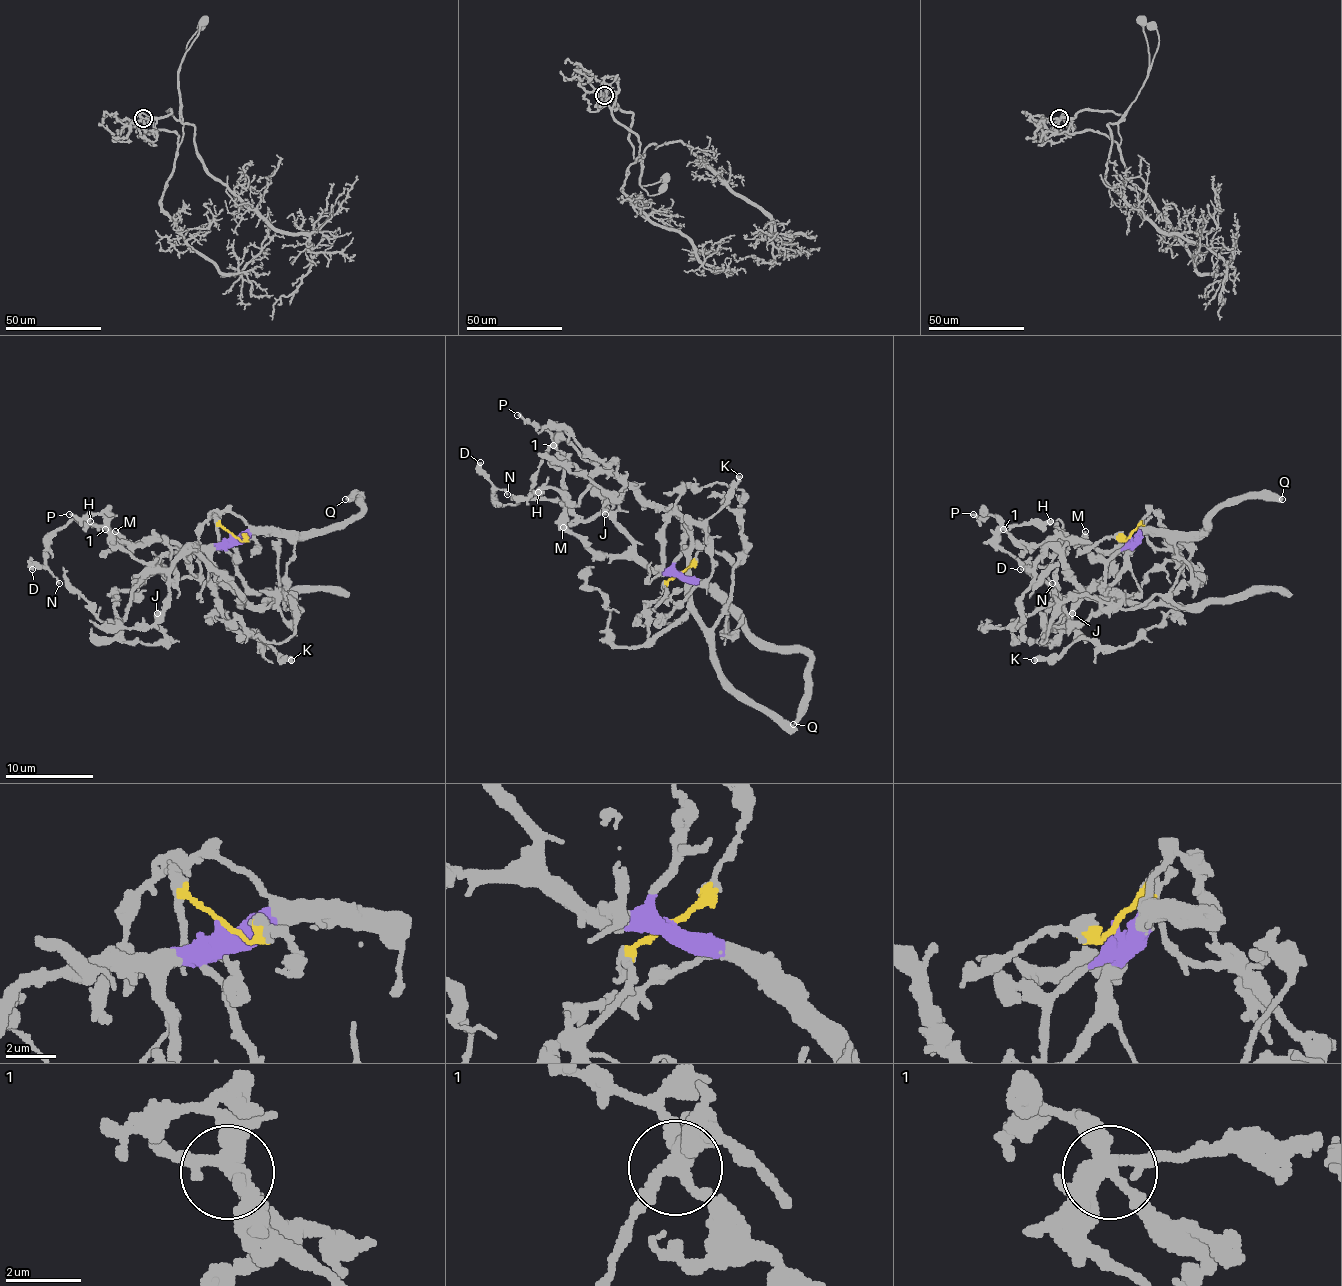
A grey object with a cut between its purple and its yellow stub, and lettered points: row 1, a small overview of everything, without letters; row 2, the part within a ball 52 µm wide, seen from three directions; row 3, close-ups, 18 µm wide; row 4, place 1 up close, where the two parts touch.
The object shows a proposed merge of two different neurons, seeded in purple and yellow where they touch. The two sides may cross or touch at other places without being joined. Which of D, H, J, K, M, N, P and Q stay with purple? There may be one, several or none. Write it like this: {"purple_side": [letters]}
{"purple_side": ["D", "J", "K", "M", "N", "P", "Q"]}

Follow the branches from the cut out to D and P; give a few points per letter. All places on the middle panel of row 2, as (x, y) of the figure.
D: (680, 572), (649, 568), (636, 555), (634, 539), (607, 513), (576, 519), (557, 502), (497, 502), (479, 462)
P: (680, 572), (649, 568), (596, 486), (557, 448), (548, 431), (517, 415)

